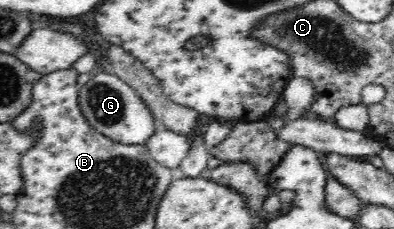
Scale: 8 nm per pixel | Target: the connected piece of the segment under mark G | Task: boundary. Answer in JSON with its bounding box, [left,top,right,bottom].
[78,72,159,144]

